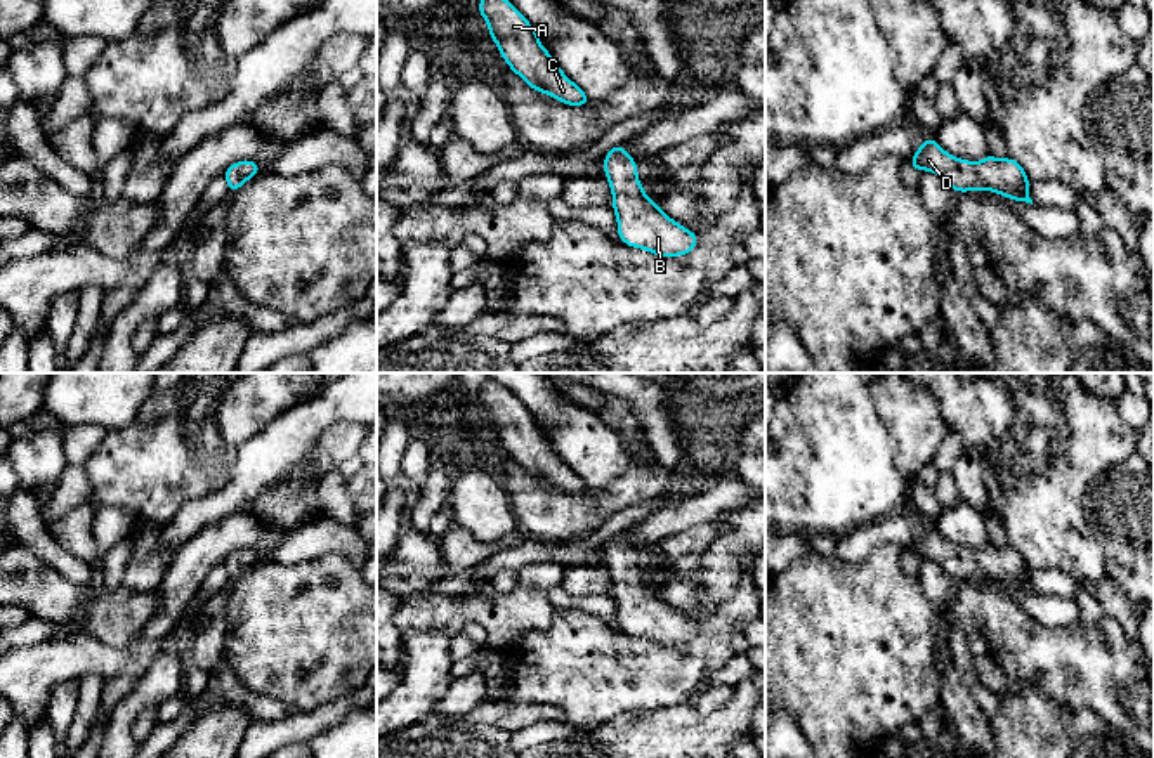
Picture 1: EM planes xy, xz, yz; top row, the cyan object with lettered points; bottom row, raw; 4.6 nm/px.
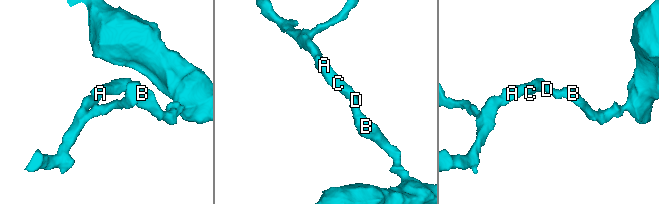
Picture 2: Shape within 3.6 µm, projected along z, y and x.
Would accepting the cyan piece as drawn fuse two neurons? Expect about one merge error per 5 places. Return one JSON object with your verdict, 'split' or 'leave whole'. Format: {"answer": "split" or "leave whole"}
{"answer": "leave whole"}

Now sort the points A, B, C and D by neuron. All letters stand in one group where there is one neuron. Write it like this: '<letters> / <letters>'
A B C D

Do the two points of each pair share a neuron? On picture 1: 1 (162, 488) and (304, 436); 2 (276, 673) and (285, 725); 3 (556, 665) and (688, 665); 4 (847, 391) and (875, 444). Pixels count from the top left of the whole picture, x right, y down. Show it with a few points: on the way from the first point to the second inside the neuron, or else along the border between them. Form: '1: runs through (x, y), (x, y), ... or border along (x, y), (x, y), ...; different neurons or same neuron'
1: border along (261, 431), (238, 448), (231, 476), (209, 493); different neurons
2: border along (332, 701), (308, 712), (292, 712); different neurons
3: runs through (589, 668), (655, 668); same neuron
4: runs through (854, 405), (856, 425), (861, 431); same neuron

